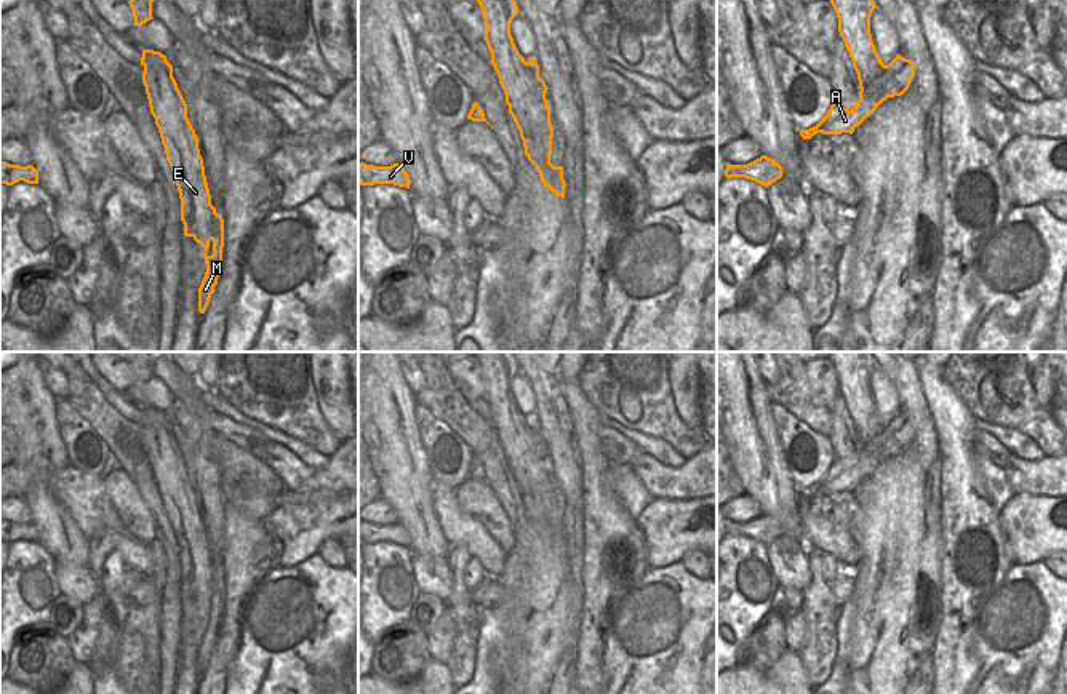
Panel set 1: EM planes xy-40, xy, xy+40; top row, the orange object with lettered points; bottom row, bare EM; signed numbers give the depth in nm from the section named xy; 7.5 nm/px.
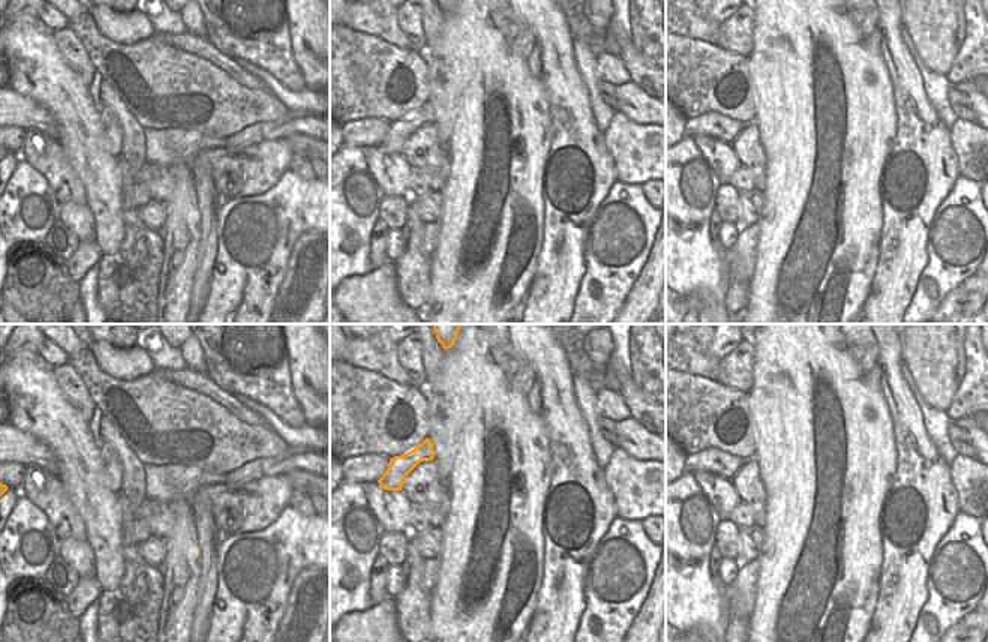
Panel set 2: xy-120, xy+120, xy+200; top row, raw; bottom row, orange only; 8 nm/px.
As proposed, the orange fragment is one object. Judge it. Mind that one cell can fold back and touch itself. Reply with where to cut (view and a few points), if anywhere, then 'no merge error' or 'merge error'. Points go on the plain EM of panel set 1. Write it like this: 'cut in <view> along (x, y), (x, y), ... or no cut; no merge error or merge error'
cut in xy+40 along (887, 424), (880, 434), (861, 448); merge error

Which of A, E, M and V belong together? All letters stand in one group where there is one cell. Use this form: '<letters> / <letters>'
A V / E M

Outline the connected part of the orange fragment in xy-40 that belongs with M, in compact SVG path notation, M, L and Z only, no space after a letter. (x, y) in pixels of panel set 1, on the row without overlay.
M142 408L141 424L149 465L179 548L184 593L205 606L206 630L198 646L198 670L205 672L219 636L224 577L211 563L198 496L187 477L187 462L173 435L173 424L154 408Z

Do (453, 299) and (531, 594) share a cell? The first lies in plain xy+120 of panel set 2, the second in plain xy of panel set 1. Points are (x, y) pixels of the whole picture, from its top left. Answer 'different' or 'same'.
same

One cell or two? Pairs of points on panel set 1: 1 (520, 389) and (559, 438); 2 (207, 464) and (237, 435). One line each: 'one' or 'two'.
1: two
2: two

